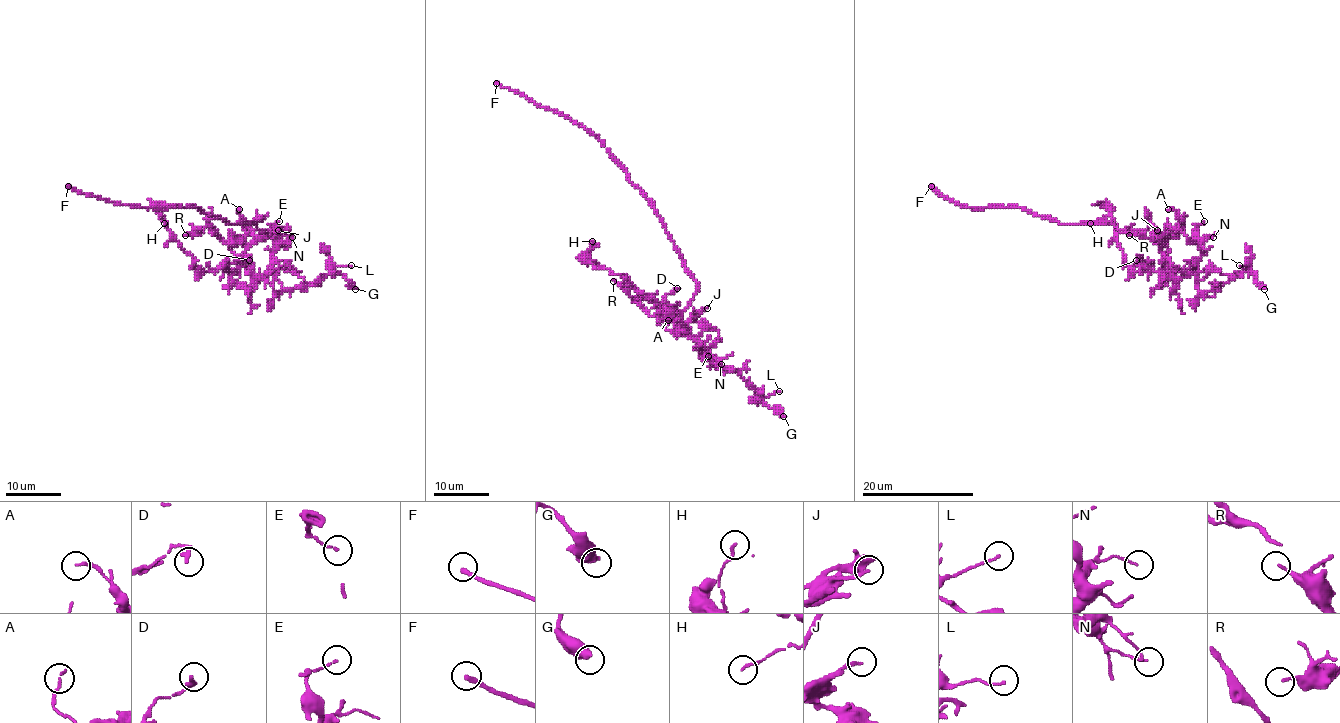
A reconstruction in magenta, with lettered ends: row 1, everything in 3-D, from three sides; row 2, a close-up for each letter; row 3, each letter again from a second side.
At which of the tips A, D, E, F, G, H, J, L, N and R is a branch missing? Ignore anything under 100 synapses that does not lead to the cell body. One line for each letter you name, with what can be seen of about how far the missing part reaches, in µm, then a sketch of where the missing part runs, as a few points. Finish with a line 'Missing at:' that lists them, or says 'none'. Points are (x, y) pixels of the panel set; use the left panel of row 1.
F: missing 7 µm
Missing at: F

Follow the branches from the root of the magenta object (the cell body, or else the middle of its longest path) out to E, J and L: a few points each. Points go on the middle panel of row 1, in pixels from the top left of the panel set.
E: (681, 258), (697, 286), (683, 320), (702, 321), (718, 332), (719, 338), (711, 346), (700, 349), (708, 356)
J: (681, 258), (697, 286), (690, 306), (683, 313), (683, 320), (693, 320), (707, 308)
L: (681, 258), (697, 292), (681, 311), (673, 314), (714, 363), (732, 367), (761, 396), (779, 391)

